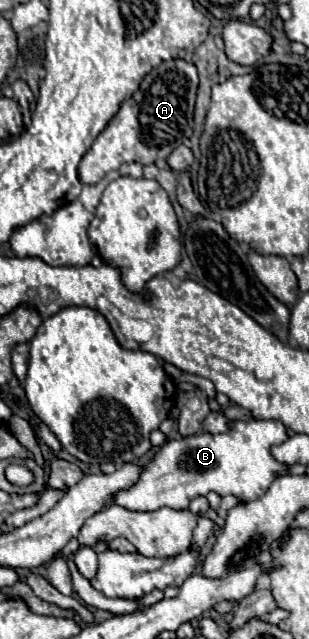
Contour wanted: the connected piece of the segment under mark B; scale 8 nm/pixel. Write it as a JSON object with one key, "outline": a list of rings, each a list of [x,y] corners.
{"outline":[[[252,420],[234,422],[228,432],[186,436],[180,440],[168,440],[154,458],[142,468],[140,478],[126,490],[112,496],[110,504],[122,506],[132,512],[154,512],[158,508],[188,508],[196,496],[216,492],[220,496],[236,496],[240,502],[252,502],[260,498],[276,476],[286,474],[288,466],[272,458],[270,446],[282,444],[288,438],[284,424],[278,420]]]}

